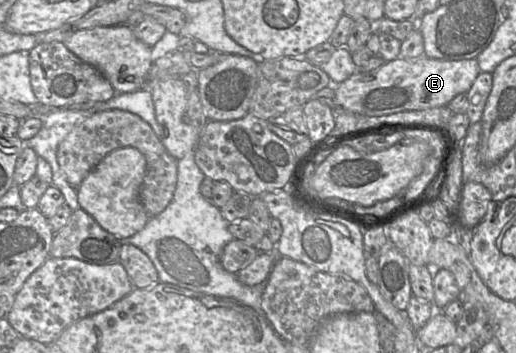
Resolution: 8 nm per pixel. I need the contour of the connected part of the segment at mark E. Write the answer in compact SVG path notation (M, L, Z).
M425 55L416 59L398 57L370 72L357 70L336 85L336 105L344 111L366 116L442 107L448 105L456 95L468 92L480 72L476 58L439 60Z

